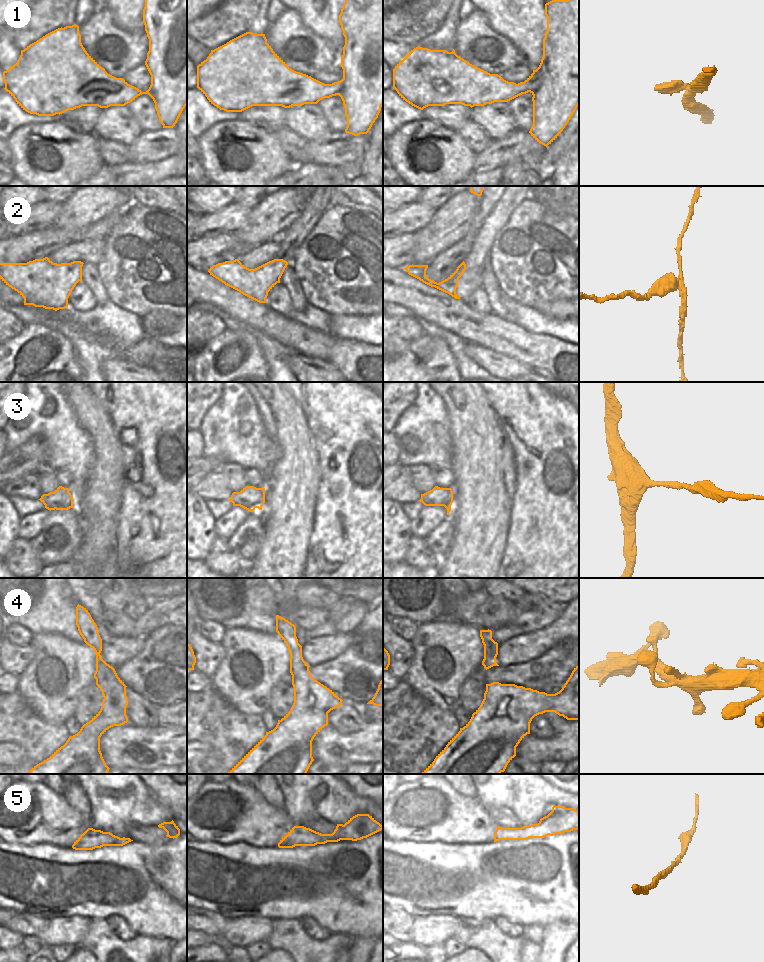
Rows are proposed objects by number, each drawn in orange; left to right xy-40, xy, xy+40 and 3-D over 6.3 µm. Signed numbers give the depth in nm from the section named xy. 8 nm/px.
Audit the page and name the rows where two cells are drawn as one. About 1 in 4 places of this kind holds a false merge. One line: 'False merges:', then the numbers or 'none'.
False merges: 2

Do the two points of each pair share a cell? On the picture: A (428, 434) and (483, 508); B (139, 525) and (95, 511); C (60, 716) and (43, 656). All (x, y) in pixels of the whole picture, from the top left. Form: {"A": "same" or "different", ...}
{"A": "different", "B": "different", "C": "same"}

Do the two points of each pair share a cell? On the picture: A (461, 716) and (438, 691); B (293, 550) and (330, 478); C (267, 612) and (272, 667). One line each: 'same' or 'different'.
A: different
B: different
C: different

